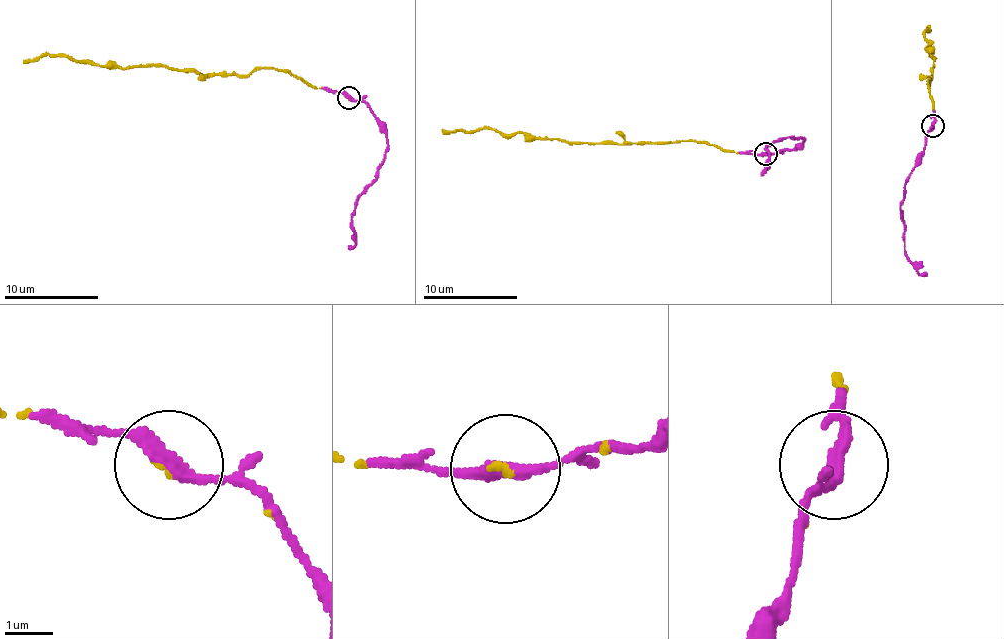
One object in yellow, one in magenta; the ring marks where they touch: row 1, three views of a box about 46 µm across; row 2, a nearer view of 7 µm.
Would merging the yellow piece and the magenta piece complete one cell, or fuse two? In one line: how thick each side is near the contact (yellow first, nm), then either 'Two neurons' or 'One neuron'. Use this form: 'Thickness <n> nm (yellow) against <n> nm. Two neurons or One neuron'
Thickness 70 nm (yellow) against 260 nm. One neuron

